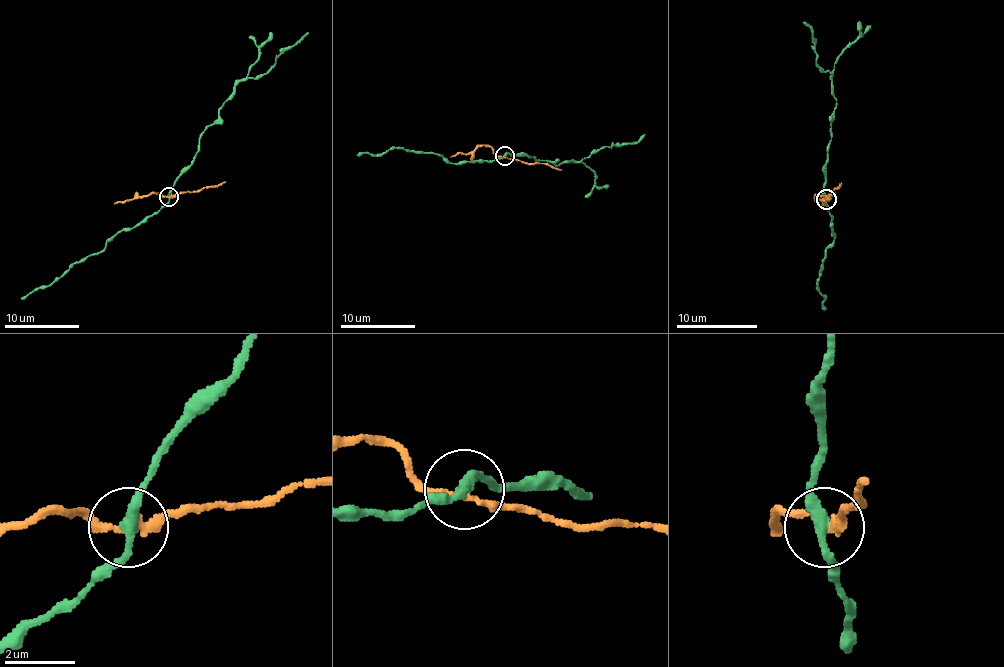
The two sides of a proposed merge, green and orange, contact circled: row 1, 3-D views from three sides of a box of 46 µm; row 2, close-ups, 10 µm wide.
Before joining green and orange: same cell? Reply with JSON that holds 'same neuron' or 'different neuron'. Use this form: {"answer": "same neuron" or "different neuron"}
{"answer": "different neuron"}

